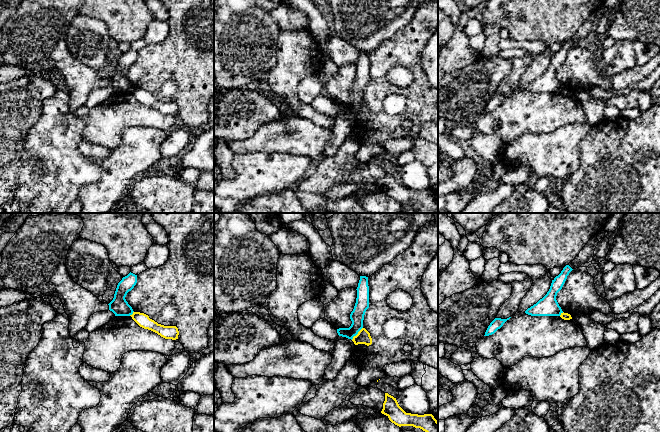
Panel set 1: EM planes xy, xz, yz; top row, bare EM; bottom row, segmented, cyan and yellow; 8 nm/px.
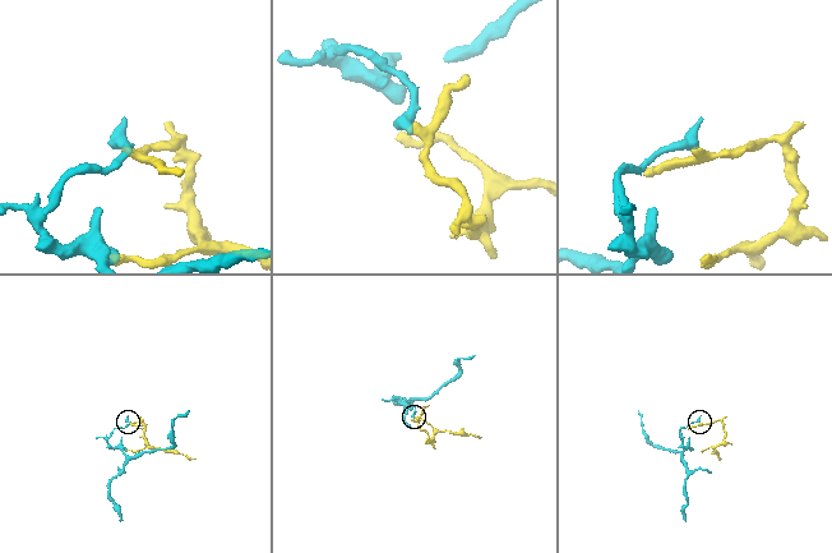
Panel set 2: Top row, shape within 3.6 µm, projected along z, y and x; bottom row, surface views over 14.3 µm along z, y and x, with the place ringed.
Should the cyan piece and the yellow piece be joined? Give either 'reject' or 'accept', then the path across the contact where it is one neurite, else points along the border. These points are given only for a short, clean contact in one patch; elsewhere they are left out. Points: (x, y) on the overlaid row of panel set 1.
reject; border xz (362, 327), (351, 339)

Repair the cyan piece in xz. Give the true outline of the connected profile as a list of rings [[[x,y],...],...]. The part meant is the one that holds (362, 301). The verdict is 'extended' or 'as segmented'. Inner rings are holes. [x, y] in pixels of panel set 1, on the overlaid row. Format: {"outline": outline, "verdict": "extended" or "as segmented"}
{"outline": [[[360,276],[357,287],[357,298],[353,311],[350,314],[352,324],[349,328],[339,328],[339,336],[353,339],[354,336],[363,328],[363,320],[366,310],[369,308],[369,286],[368,277]]], "verdict": "as segmented"}

